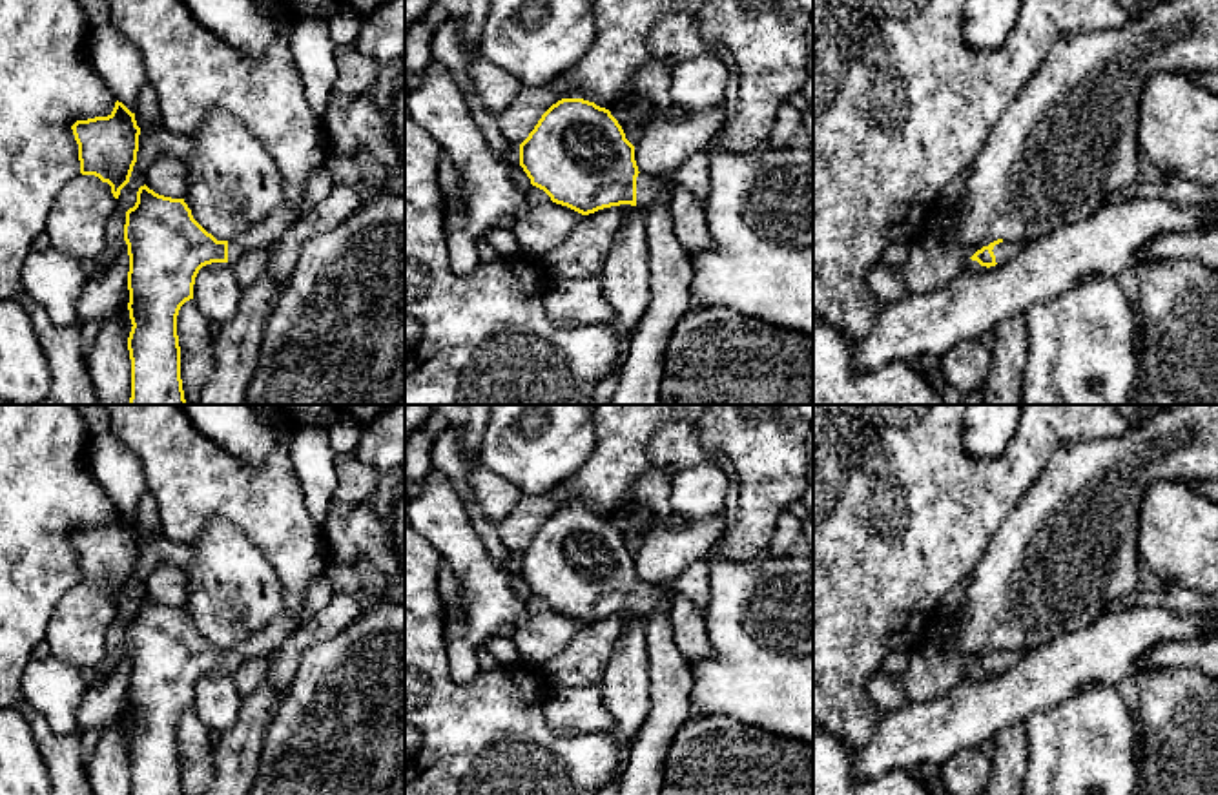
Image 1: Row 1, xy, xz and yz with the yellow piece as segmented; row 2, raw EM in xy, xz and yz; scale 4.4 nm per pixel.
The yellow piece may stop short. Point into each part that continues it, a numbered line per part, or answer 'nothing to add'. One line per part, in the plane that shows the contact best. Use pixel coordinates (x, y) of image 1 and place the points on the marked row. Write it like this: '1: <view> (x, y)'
1: xz (650, 188)

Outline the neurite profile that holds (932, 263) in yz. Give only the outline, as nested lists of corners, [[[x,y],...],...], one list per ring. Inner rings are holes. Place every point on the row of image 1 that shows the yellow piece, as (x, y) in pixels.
[[[919,235],[910,248],[908,259],[899,266],[899,274],[910,294],[935,292],[965,272],[970,257],[954,243]]]

